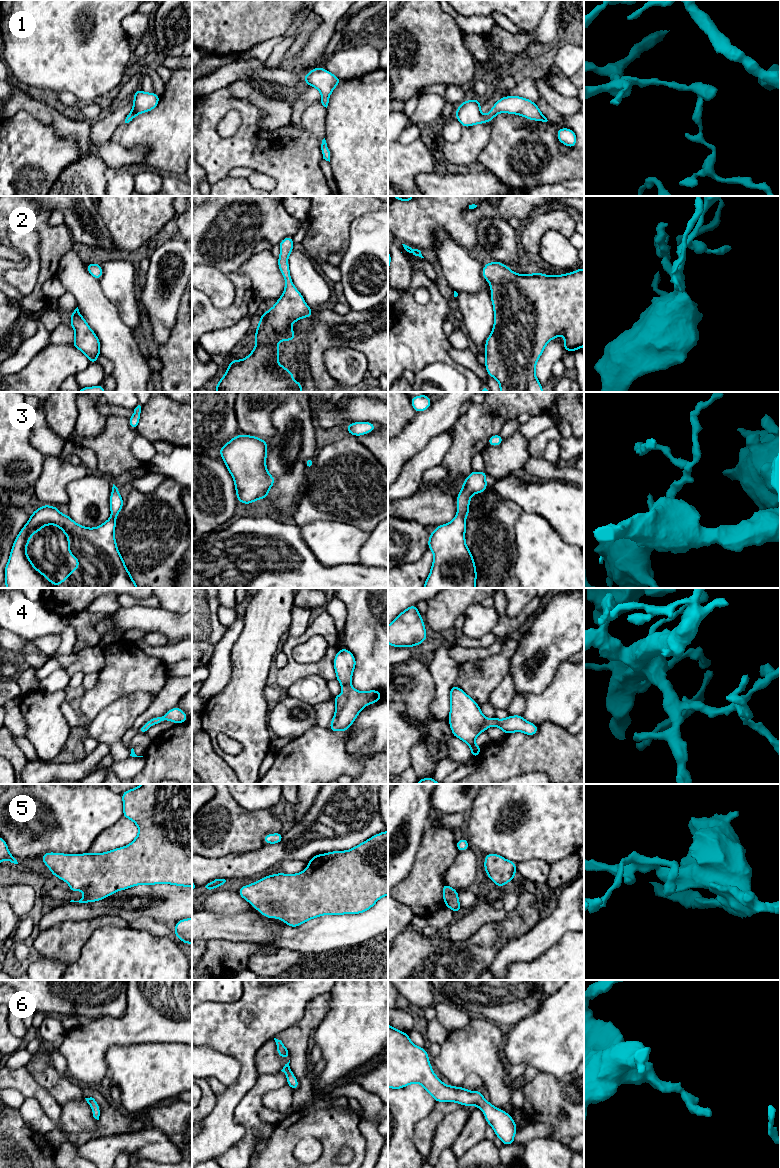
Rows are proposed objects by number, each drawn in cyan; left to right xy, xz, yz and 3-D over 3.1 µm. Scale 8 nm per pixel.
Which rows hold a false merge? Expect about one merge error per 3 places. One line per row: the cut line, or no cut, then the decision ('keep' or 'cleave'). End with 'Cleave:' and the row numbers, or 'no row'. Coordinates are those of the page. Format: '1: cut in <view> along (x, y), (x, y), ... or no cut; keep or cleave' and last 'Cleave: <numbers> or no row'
1: no cut; keep
2: no cut; keep
3: no cut; keep
4: no cut; keep
5: no cut; keep
6: no cut; keep
Cleave: no row

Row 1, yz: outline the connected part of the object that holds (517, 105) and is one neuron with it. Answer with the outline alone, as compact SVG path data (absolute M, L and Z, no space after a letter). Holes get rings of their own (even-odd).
M505 96L498 100L491 108L488 115L484 116L480 110L481 101L469 99L458 106L455 117L463 127L470 127L476 124L491 122L498 113L509 113L524 116L529 120L547 122L547 118L541 113L536 103L519 96Z

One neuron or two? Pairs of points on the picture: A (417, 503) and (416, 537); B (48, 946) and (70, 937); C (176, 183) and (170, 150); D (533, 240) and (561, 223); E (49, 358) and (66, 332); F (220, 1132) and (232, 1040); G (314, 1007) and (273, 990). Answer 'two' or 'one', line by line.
A: two
B: one
C: two
D: one
E: two
F: one
G: two

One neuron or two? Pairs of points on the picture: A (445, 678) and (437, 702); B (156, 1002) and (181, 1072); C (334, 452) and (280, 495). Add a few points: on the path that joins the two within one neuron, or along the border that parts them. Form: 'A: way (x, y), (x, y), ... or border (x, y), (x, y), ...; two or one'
A: way (443, 684), (442, 696); one
B: border (147, 1043), (181, 1044); two
C: border (307, 470), (305, 482), (299, 494); two

